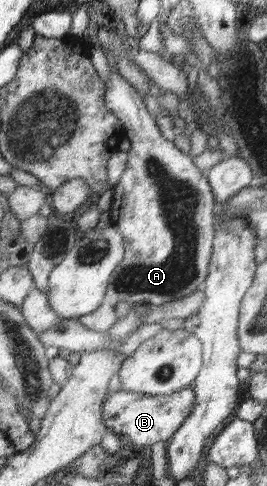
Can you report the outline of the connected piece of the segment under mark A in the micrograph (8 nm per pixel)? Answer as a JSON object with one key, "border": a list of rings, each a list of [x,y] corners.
{"border":[[[111,68],[106,82],[106,104],[115,116],[118,116],[126,125],[127,138],[131,148],[128,151],[125,172],[119,183],[113,187],[113,200],[109,208],[110,222],[122,233],[125,242],[126,254],[117,270],[113,272],[109,290],[102,301],[102,307],[90,315],[78,318],[78,321],[87,329],[95,332],[106,332],[114,323],[115,309],[119,302],[143,304],[145,306],[163,305],[173,300],[183,299],[202,287],[209,274],[210,262],[214,252],[214,240],[217,238],[215,228],[215,205],[209,178],[194,164],[191,156],[181,152],[173,141],[163,138],[159,132],[153,114],[145,108],[141,94],[117,70]]]}

